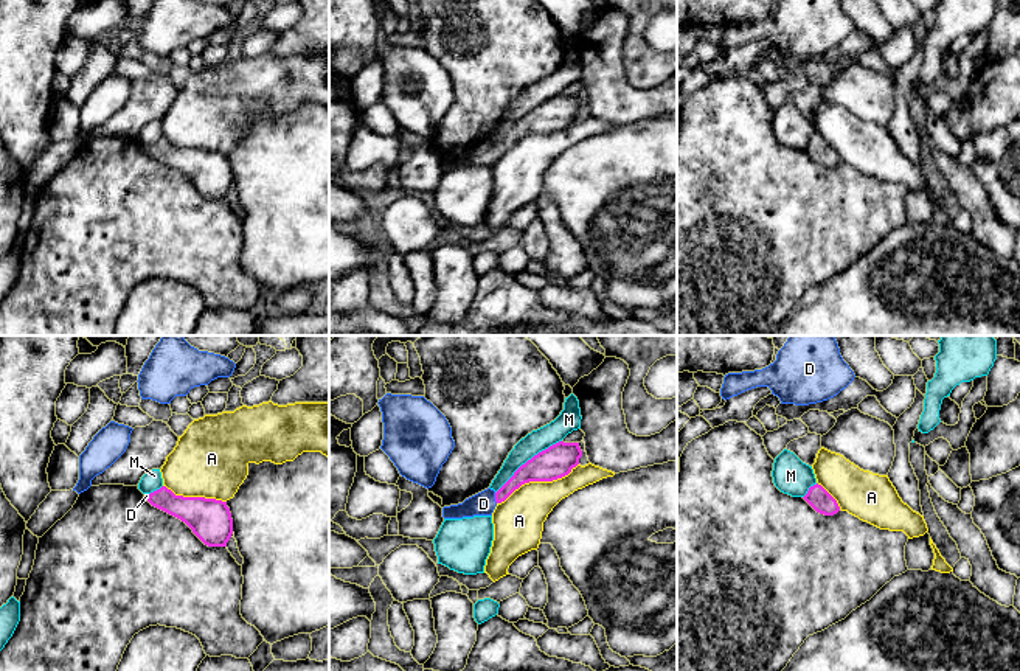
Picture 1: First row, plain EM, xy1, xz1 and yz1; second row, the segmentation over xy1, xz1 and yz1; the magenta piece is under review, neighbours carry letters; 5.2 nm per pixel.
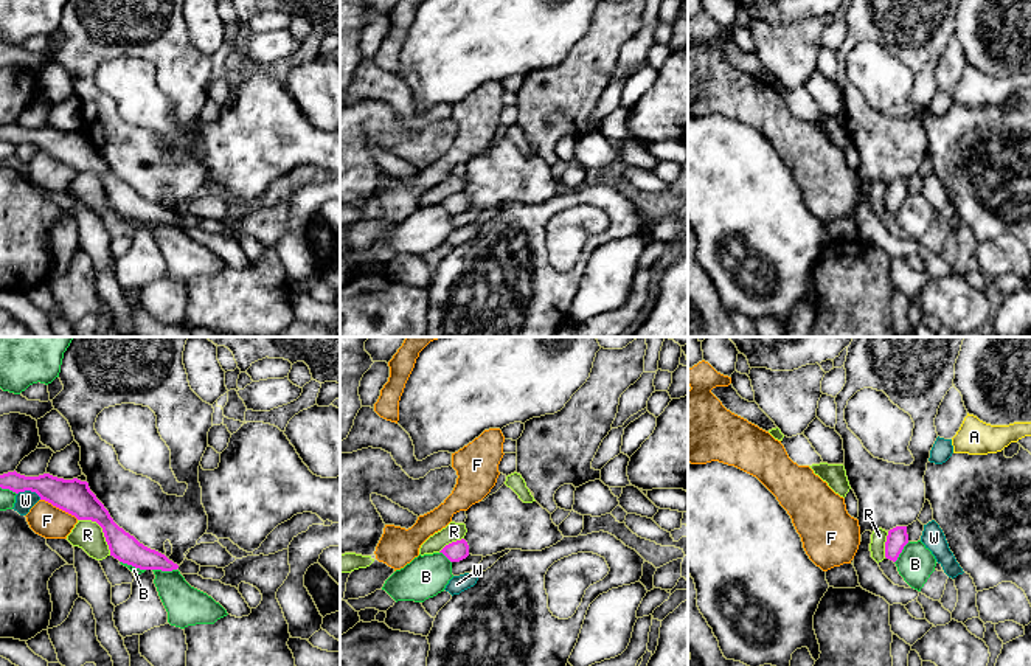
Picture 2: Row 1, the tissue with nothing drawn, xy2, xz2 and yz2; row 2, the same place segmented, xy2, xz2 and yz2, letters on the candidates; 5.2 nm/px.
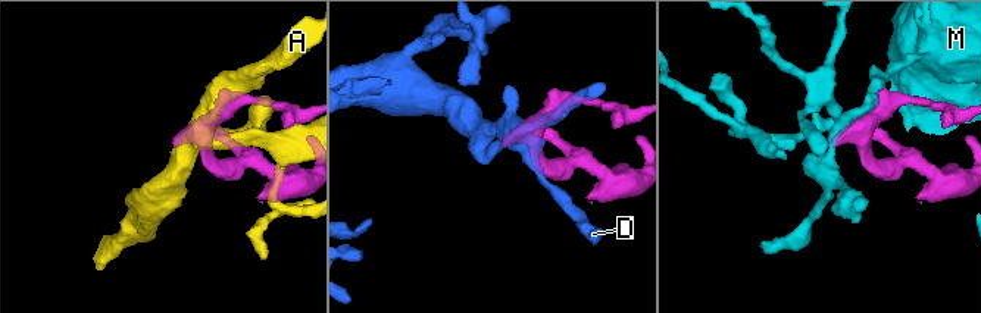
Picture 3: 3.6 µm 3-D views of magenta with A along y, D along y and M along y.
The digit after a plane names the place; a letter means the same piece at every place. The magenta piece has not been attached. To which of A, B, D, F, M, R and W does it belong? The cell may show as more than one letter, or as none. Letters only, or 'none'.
D

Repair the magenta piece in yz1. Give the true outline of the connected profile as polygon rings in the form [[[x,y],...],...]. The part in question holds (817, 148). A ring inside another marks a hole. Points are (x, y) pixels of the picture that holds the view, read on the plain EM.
[[[818,135],[803,151],[820,166],[834,168],[840,163],[837,152]]]

